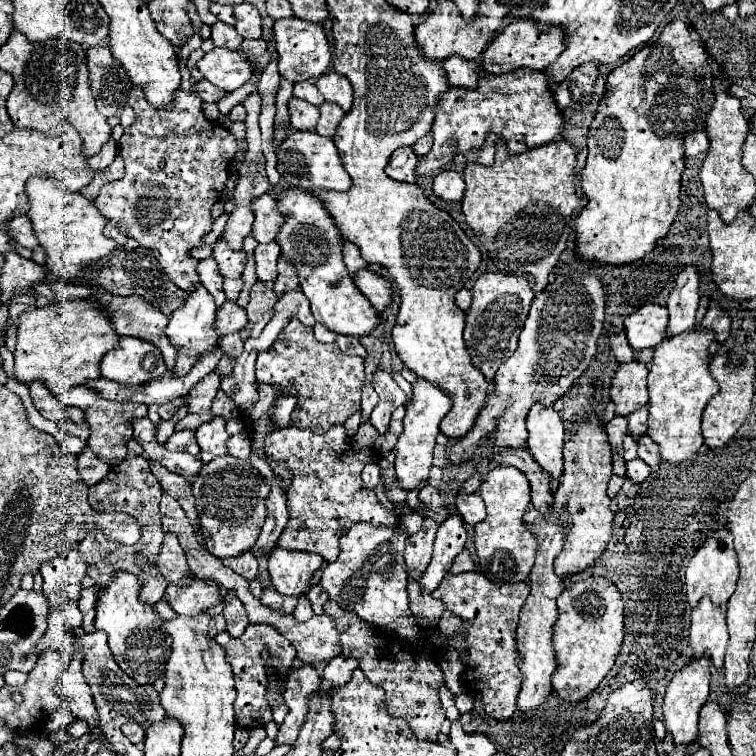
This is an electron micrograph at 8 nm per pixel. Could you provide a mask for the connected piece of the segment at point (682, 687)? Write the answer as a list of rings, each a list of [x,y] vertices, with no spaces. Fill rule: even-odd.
[[[703,657],[699,661],[691,661],[687,667],[683,667],[673,681],[667,687],[665,701],[663,701],[663,715],[665,715],[665,727],[673,735],[675,745],[691,745],[697,741],[697,723],[699,723],[699,711],[707,703],[709,697],[709,677],[711,677],[711,663],[709,657]]]

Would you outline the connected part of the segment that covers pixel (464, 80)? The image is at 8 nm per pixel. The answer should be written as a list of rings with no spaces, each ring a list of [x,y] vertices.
[[[449,57],[447,61],[443,61],[443,67],[447,71],[451,87],[463,87],[463,89],[477,87],[477,73],[473,71],[469,61],[463,61],[463,57]]]

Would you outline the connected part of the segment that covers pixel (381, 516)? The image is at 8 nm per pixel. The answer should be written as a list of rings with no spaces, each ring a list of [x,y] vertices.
[[[333,425],[323,435],[315,435],[311,429],[289,427],[267,437],[267,455],[271,459],[285,459],[293,473],[293,483],[287,491],[289,523],[277,541],[279,547],[317,553],[331,563],[339,555],[339,537],[353,523],[367,521],[371,525],[399,525],[399,517],[383,509],[375,493],[361,489],[361,469],[371,457],[377,457],[377,451],[355,451],[351,445],[351,437],[343,425]]]

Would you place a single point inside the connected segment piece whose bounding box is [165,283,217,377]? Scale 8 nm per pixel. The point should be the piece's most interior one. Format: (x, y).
(190, 327)

